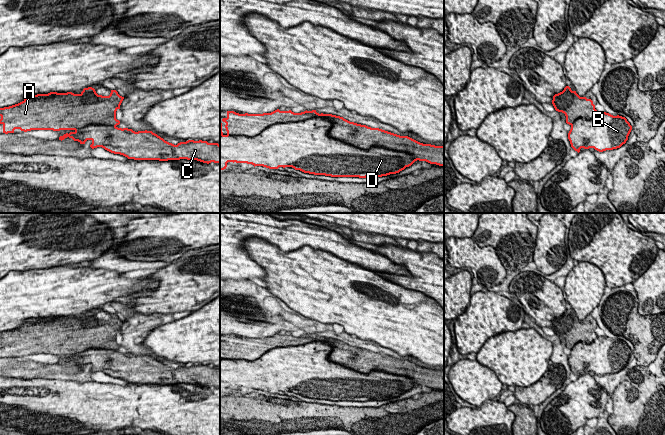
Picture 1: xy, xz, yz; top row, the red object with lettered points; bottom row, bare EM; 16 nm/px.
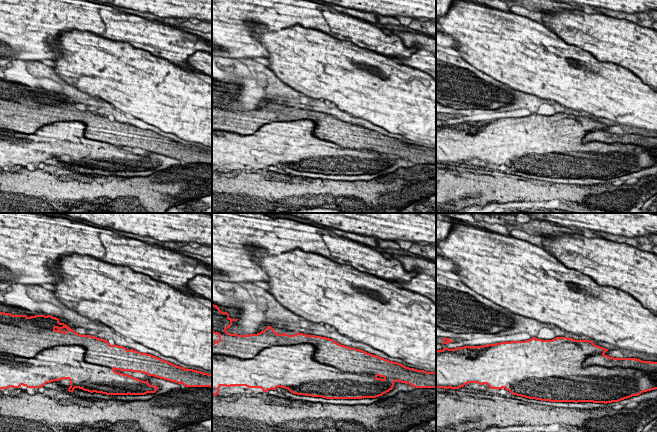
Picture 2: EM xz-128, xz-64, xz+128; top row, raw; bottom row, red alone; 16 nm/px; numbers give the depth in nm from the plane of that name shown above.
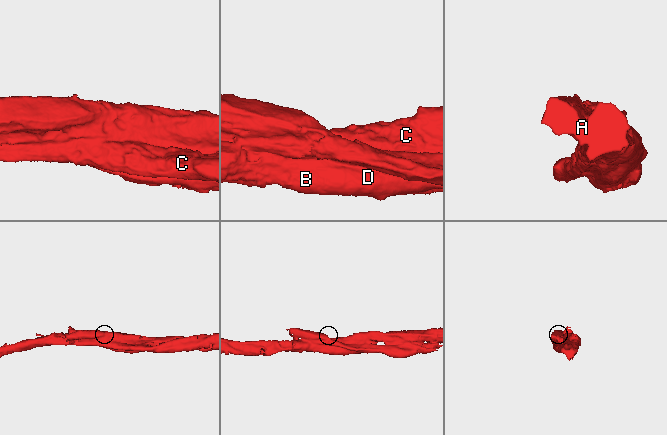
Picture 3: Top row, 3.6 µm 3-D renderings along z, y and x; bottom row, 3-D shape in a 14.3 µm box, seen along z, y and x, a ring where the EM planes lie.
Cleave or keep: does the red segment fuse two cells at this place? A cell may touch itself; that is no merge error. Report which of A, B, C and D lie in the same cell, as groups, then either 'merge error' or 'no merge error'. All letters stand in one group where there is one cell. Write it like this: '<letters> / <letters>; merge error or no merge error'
A / B C D; merge error

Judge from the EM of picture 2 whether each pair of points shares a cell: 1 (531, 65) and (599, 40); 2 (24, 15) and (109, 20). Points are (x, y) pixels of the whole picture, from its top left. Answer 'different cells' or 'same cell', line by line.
1: different cells
2: same cell

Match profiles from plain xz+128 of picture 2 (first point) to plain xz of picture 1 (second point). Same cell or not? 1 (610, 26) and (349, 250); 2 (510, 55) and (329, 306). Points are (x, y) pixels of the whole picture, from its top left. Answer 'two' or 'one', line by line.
1: two
2: one

